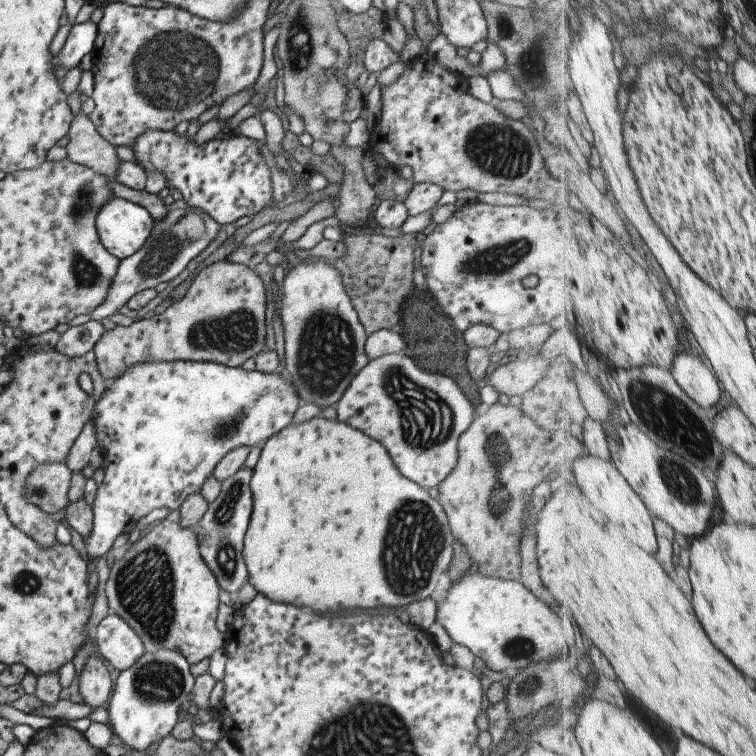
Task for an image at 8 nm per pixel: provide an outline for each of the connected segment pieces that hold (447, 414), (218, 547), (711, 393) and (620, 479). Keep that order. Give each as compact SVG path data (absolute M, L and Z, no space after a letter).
M404 353L382 355L369 359L368 364L352 379L350 386L337 402L337 420L384 444L400 474L422 488L438 486L457 466L458 438L471 425L478 412L451 377L436 374L443 375L443 372L426 370L424 364L416 364L414 358Z
M242 467L235 475L221 482L220 494L209 504L200 521L197 541L200 554L216 577L220 588L235 597L248 580L248 571L243 561L244 537L253 511L251 476L253 469Z
M680 352L672 371L682 388L708 412L714 414L716 404L720 404L722 396L727 396L720 388L717 374L696 356Z
M587 453L586 456L576 461L573 471L566 477L579 484L586 496L589 496L592 502L610 519L616 524L622 524L622 528L630 534L630 538L636 540L644 550L652 554L660 550L659 536L652 511L614 462Z

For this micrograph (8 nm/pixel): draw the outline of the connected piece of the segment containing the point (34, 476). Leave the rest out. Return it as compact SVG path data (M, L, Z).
M64 461L34 467L23 484L24 498L44 512L60 513L68 506L72 472Z

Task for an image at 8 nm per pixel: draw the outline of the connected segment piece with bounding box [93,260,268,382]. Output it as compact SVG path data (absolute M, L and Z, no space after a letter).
M224 260L204 267L190 284L185 296L161 314L146 316L143 320L135 321L130 327L117 325L104 333L93 350L99 373L109 382L133 364L152 361L202 361L240 368L248 358L254 358L266 350L266 289L260 275L242 263Z

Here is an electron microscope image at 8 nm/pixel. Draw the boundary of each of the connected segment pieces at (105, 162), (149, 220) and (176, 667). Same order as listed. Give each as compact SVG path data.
M82 110L73 116L67 137L67 156L71 161L113 178L121 160Z
M113 196L99 211L95 218L95 228L104 248L119 261L138 252L146 243L155 221L148 209L125 199Z
M161 650L155 653L144 653L128 670L122 671L106 706L107 724L113 734L122 740L122 744L134 748L136 752L149 754L148 750L166 735L170 735L178 722L178 710L186 705L189 694L195 685L195 677L190 673L188 661L178 651Z

